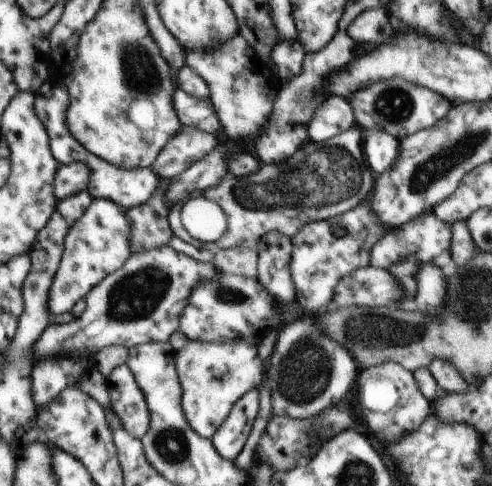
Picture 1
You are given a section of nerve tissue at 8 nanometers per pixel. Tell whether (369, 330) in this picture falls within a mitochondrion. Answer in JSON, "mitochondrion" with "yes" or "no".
{"mitochondrion":"yes"}

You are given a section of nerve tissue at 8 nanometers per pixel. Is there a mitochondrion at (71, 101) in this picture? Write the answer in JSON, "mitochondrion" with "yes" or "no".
{"mitochondrion":"no"}

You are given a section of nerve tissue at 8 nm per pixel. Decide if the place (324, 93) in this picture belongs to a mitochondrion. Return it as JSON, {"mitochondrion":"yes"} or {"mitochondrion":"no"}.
{"mitochondrion":"no"}

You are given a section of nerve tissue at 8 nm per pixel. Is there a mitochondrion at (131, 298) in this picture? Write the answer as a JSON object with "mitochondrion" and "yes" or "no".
{"mitochondrion":"yes"}

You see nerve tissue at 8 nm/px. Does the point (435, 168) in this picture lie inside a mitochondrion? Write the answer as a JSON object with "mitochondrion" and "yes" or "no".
{"mitochondrion":"yes"}

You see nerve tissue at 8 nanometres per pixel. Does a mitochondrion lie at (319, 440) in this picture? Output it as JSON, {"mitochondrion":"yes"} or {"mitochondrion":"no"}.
{"mitochondrion":"no"}

